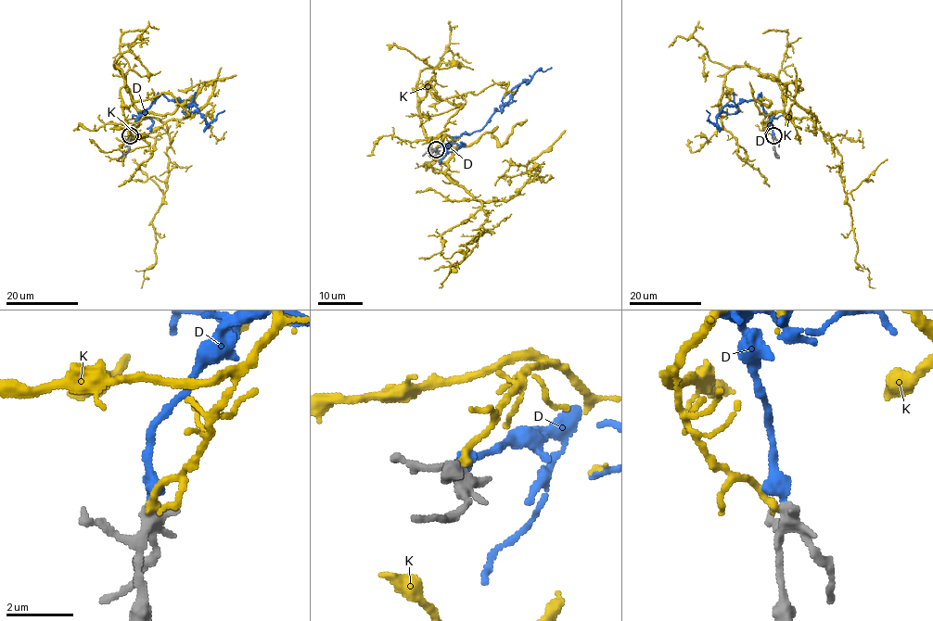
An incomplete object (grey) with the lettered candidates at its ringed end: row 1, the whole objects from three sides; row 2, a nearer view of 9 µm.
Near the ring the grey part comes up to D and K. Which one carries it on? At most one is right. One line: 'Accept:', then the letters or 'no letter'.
Accept: D

